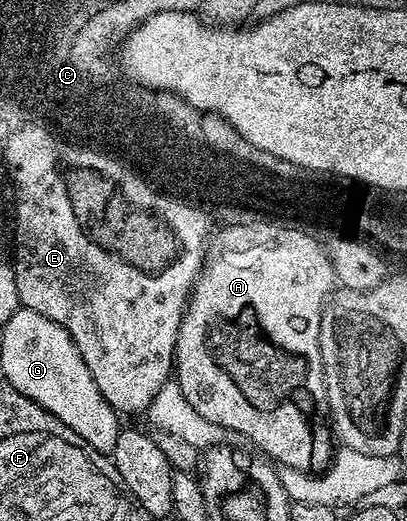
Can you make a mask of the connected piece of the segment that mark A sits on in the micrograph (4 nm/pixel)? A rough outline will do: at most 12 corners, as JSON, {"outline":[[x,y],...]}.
{"outline":[[216,230],[175,380],[278,466],[335,456],[326,246]]}

